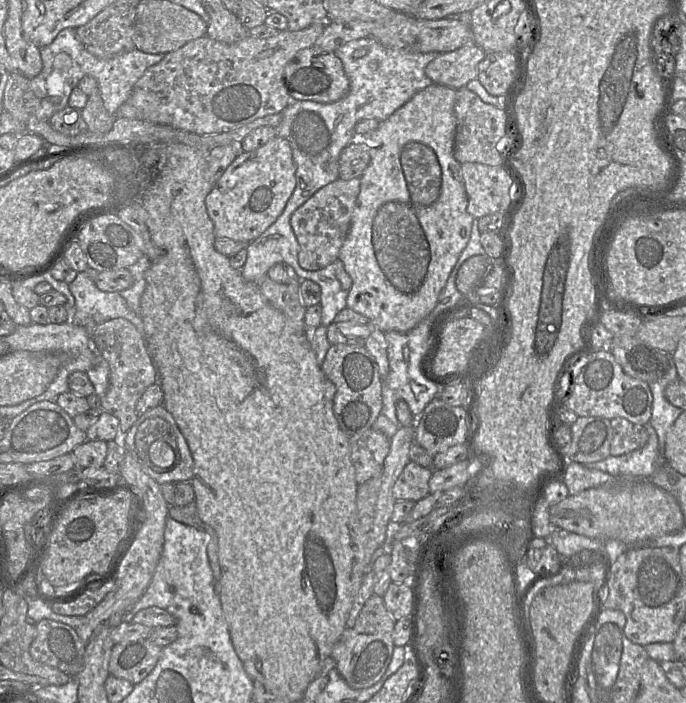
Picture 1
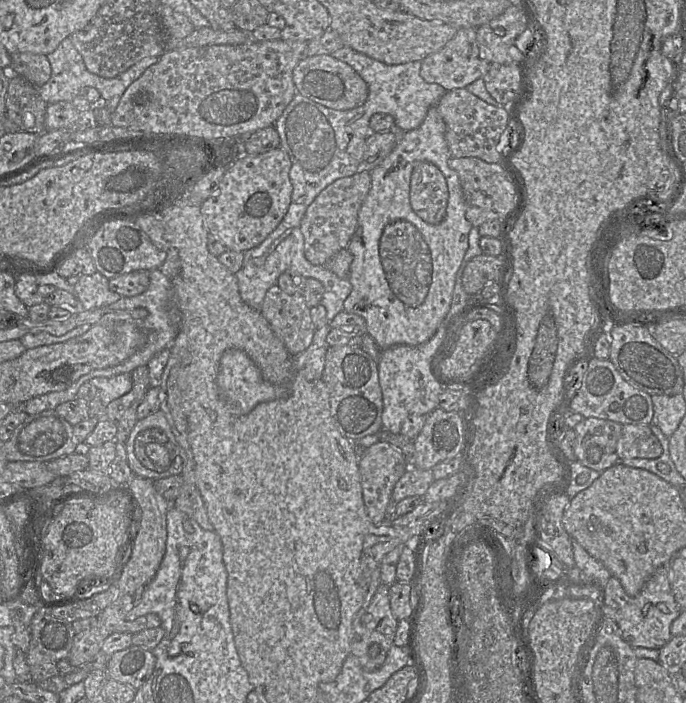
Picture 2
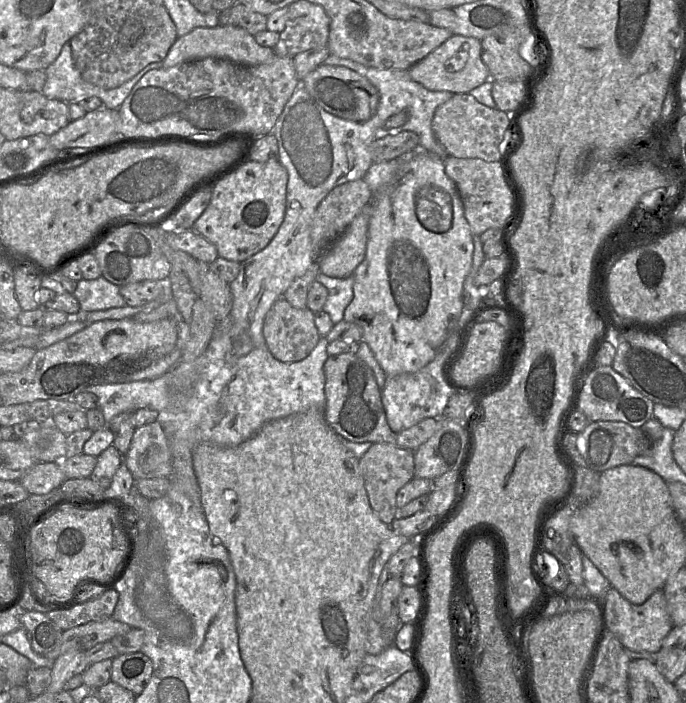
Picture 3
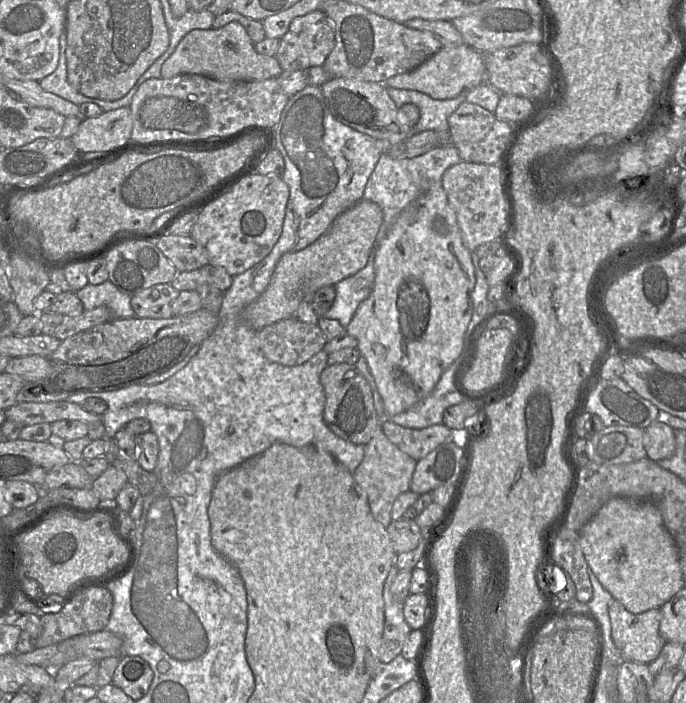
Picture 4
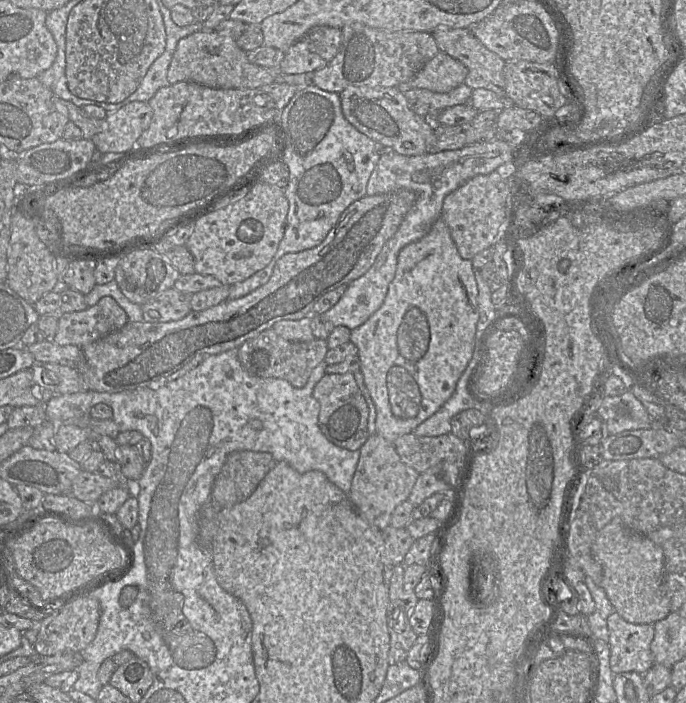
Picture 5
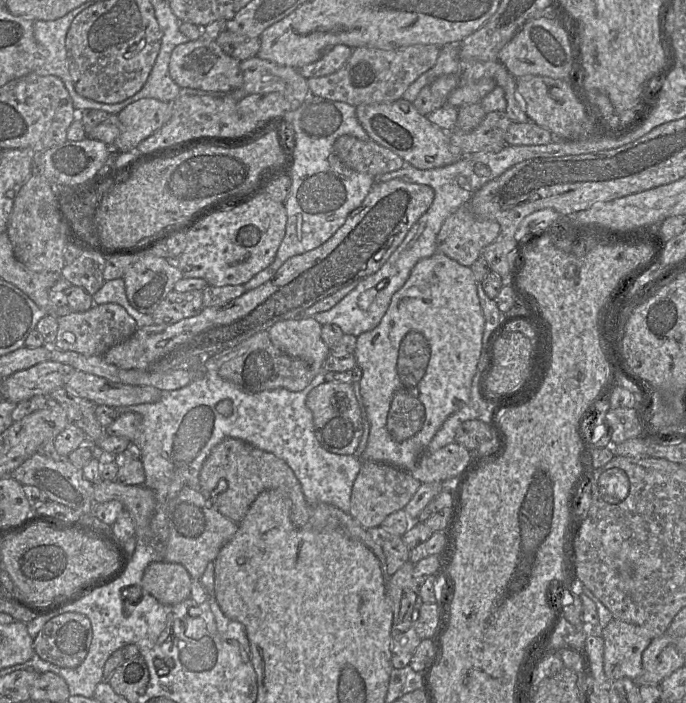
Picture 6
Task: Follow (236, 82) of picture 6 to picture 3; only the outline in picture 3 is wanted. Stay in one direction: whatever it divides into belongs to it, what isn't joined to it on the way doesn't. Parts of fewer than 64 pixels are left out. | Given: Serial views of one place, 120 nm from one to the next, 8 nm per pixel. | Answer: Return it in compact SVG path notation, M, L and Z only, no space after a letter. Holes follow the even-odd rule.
M220 25L215 27L198 27L178 37L161 61L162 68L170 68L178 64L204 58L218 58L247 66L263 64L275 56L273 48L259 45L254 36L238 26Z

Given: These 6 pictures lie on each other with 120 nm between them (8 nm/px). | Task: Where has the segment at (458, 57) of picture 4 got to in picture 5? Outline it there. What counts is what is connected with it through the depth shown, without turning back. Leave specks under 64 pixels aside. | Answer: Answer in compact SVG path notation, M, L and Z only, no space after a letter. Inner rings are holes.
M439 51L411 80L397 88L401 92L426 89L447 93L463 84L467 74L468 70L461 62Z

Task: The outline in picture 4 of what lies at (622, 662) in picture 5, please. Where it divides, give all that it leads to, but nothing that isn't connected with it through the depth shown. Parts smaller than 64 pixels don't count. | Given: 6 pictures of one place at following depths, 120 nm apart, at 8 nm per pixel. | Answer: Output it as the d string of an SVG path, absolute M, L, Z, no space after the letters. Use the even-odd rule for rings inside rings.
M614 598L608 610L612 638L623 662L653 662L665 644L660 634L661 609L633 614Z

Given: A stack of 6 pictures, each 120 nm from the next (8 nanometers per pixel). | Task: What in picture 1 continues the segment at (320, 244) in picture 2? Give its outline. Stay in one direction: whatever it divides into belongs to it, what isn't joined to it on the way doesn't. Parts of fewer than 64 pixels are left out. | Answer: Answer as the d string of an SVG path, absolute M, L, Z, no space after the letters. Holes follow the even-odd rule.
M360 178L337 179L320 188L293 212L290 224L300 245L298 262L302 268L315 271L338 259L340 248L350 228L359 192Z

